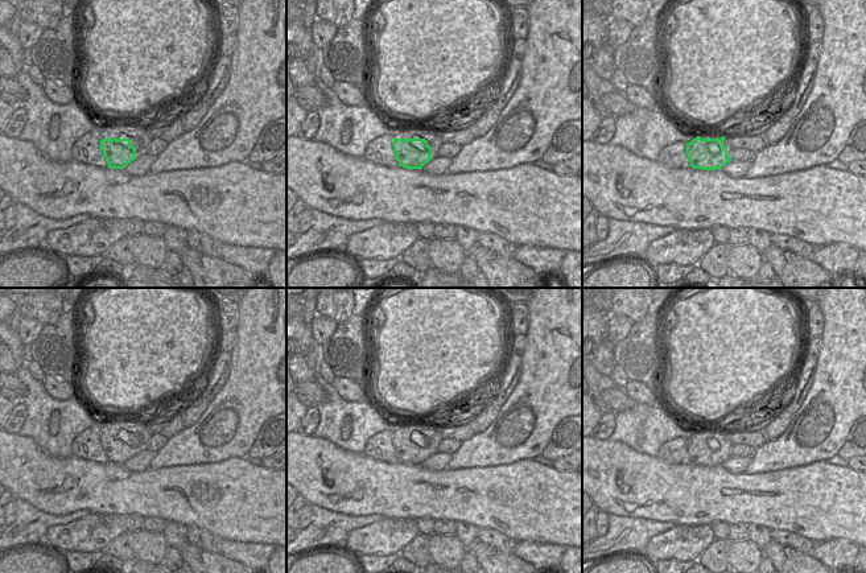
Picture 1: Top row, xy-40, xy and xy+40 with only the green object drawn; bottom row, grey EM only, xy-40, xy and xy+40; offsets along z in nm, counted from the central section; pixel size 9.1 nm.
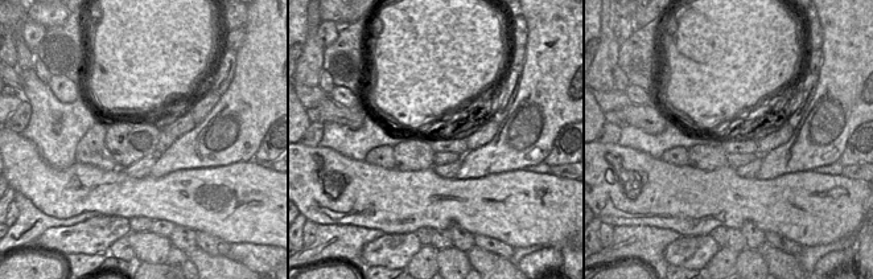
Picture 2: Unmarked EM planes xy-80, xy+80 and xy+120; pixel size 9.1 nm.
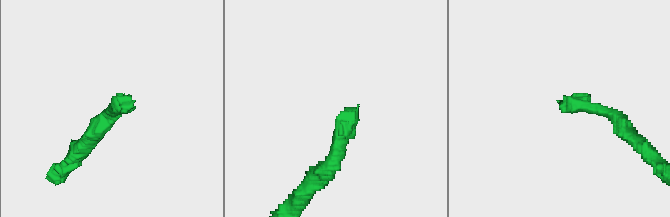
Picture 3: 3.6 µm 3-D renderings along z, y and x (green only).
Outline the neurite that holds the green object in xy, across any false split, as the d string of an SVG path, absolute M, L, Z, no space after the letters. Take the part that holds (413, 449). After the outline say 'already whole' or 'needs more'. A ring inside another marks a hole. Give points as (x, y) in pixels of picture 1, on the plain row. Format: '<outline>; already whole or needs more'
M393 434L393 448L399 459L408 465L422 465L433 454L425 434Z; already whole

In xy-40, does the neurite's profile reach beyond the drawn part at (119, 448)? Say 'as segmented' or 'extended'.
as segmented

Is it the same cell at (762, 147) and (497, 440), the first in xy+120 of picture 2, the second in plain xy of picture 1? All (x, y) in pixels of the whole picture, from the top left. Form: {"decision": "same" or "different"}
{"decision": "different"}

